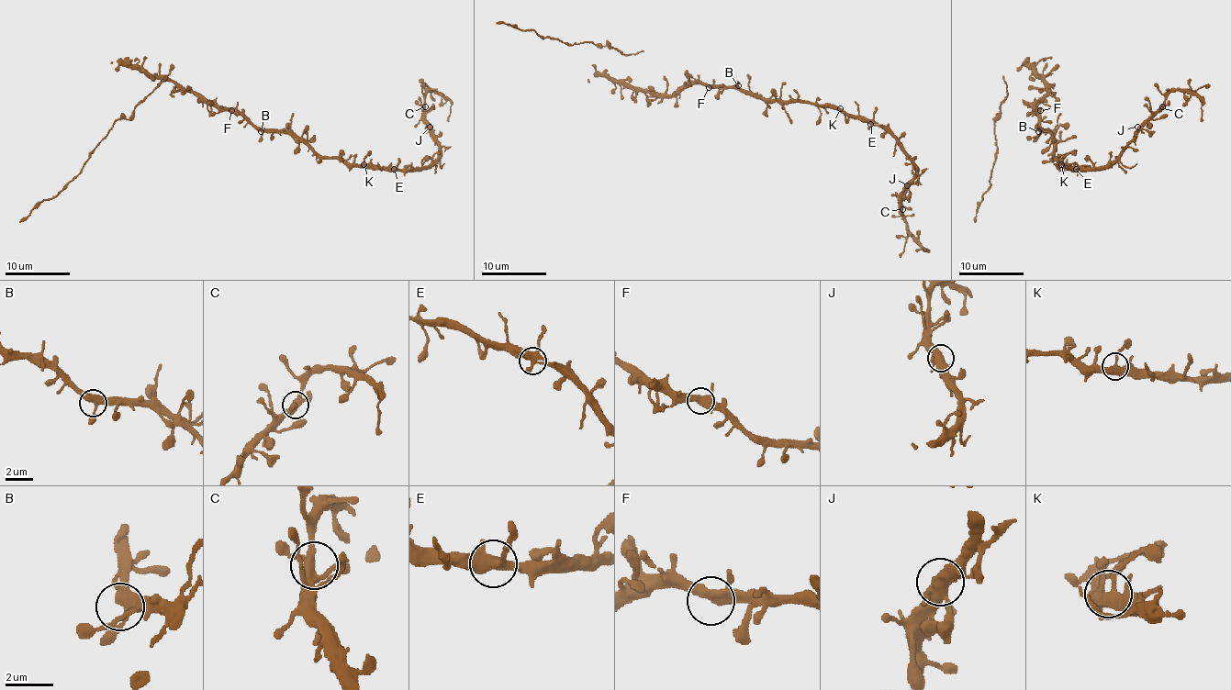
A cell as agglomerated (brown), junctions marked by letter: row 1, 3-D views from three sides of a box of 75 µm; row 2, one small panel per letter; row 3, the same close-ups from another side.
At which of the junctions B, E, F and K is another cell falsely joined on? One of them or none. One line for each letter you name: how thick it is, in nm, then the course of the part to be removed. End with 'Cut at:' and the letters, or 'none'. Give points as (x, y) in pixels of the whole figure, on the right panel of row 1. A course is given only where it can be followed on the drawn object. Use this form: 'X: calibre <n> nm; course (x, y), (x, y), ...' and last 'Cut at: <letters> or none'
Cut at: none

